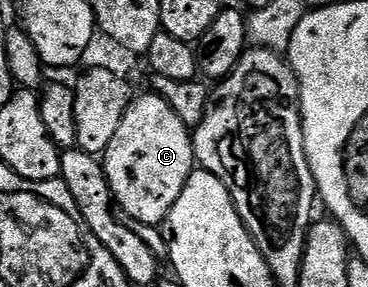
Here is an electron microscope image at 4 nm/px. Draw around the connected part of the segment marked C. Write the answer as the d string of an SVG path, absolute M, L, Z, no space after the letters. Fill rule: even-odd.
M147 93L133 97L118 132L114 132L114 140L104 149L102 161L115 205L129 218L147 226L160 226L193 172L192 134L162 96Z

